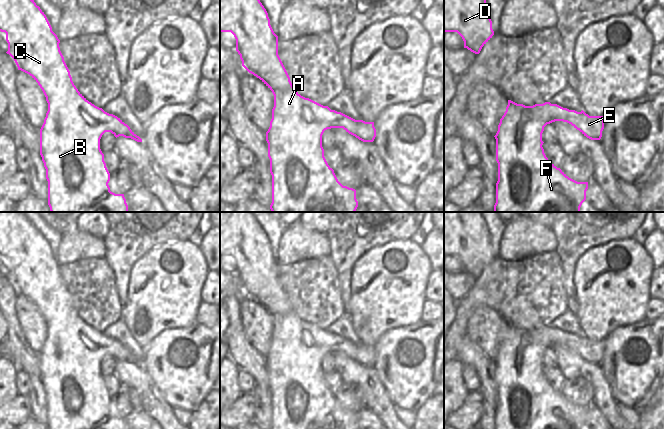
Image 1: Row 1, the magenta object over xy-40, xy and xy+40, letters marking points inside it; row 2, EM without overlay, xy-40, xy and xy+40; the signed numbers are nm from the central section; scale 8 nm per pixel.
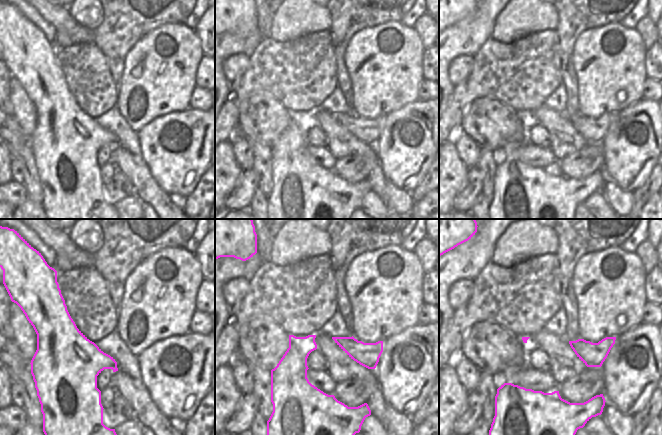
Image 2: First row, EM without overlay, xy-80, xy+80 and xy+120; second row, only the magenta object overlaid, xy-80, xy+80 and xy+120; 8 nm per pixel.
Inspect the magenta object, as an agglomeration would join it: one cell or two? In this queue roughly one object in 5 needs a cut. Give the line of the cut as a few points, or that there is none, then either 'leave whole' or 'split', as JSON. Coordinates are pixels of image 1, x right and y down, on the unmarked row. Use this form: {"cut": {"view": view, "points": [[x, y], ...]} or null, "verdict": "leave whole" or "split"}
{"cut": null, "verdict": "leave whole"}

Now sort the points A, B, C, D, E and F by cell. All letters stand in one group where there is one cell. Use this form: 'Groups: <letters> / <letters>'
Groups: A B C D E F

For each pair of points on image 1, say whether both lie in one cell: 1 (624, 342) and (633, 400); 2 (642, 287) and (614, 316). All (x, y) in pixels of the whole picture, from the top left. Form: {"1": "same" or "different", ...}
{"1": "same", "2": "same"}

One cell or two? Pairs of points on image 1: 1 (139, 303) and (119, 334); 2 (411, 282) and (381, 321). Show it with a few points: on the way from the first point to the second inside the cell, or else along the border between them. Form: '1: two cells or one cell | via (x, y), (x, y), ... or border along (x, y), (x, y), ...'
1: two cells | border along (121, 318), (138, 345)
2: one cell | via (403, 292), (384, 311)

